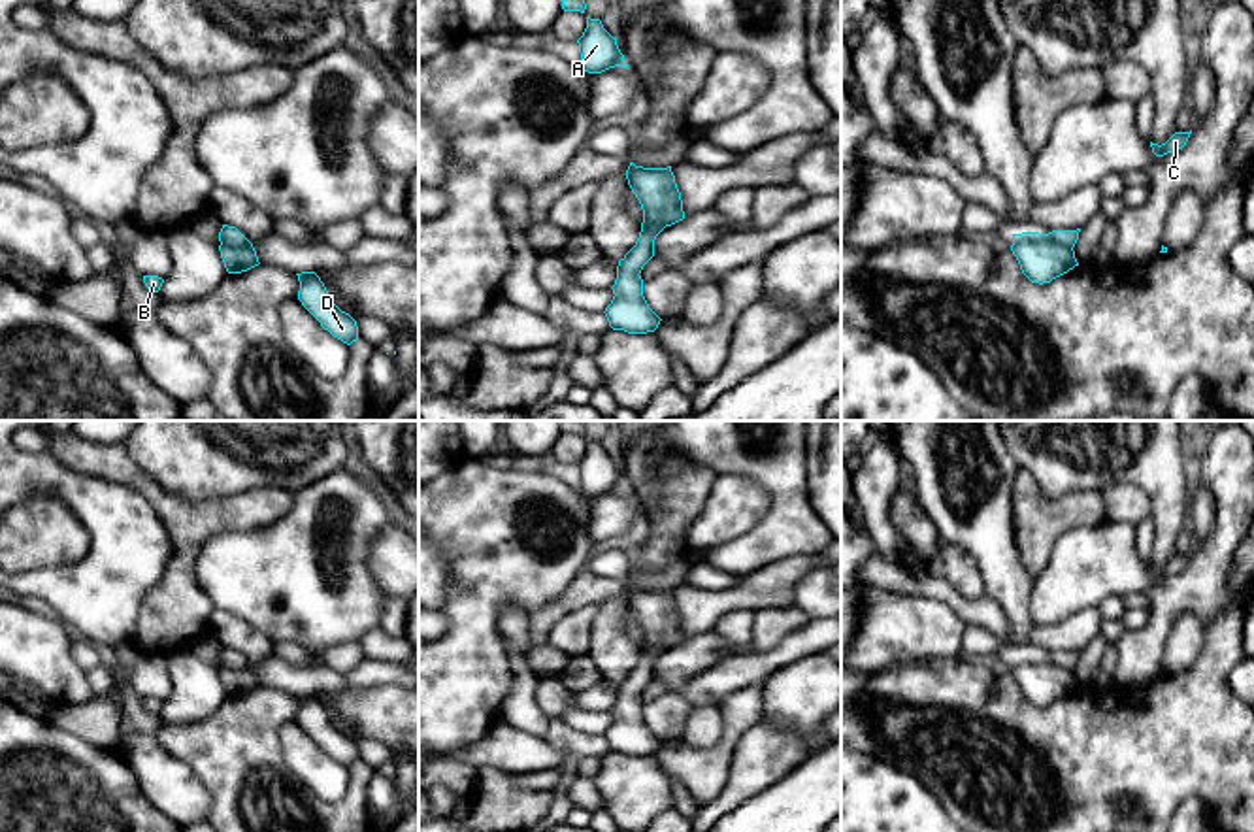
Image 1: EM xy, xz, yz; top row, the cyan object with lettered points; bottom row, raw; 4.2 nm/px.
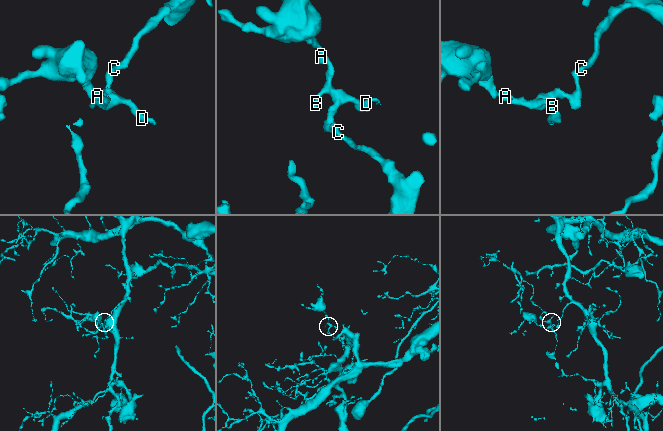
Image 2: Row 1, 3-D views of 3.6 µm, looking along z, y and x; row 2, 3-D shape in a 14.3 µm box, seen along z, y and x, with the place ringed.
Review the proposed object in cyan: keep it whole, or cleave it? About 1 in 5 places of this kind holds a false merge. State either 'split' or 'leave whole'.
split

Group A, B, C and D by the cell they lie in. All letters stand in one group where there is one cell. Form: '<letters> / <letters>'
A B D / C

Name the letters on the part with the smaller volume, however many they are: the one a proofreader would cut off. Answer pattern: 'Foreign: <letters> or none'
Foreign: A, B, D

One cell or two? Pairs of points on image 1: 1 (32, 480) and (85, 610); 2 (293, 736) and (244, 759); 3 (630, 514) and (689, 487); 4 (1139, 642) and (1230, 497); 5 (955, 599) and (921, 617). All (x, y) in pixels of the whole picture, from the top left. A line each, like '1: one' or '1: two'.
1: one
2: two
3: two
4: one
5: two

